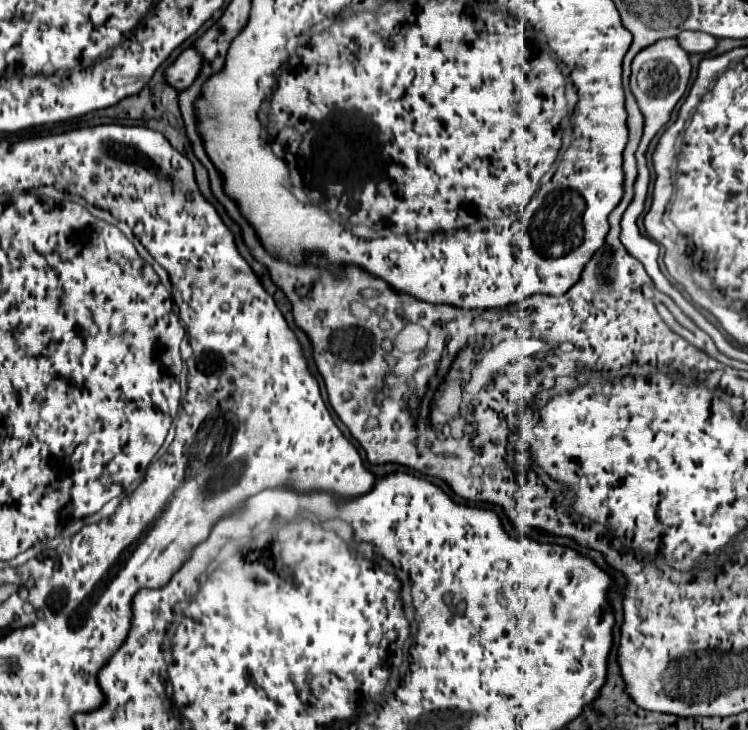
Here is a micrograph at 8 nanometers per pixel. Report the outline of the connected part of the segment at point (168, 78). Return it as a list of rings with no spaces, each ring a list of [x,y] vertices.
[[[189,47],[175,59],[175,63],[171,63],[165,69],[163,77],[165,77],[165,83],[169,83],[173,89],[183,91],[195,81],[199,69],[201,69],[201,55]]]

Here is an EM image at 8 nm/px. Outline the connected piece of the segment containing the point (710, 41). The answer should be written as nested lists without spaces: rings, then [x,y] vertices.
[[[683,31],[677,39],[687,53],[709,53],[717,47],[715,37],[707,33],[699,33],[699,31]]]

